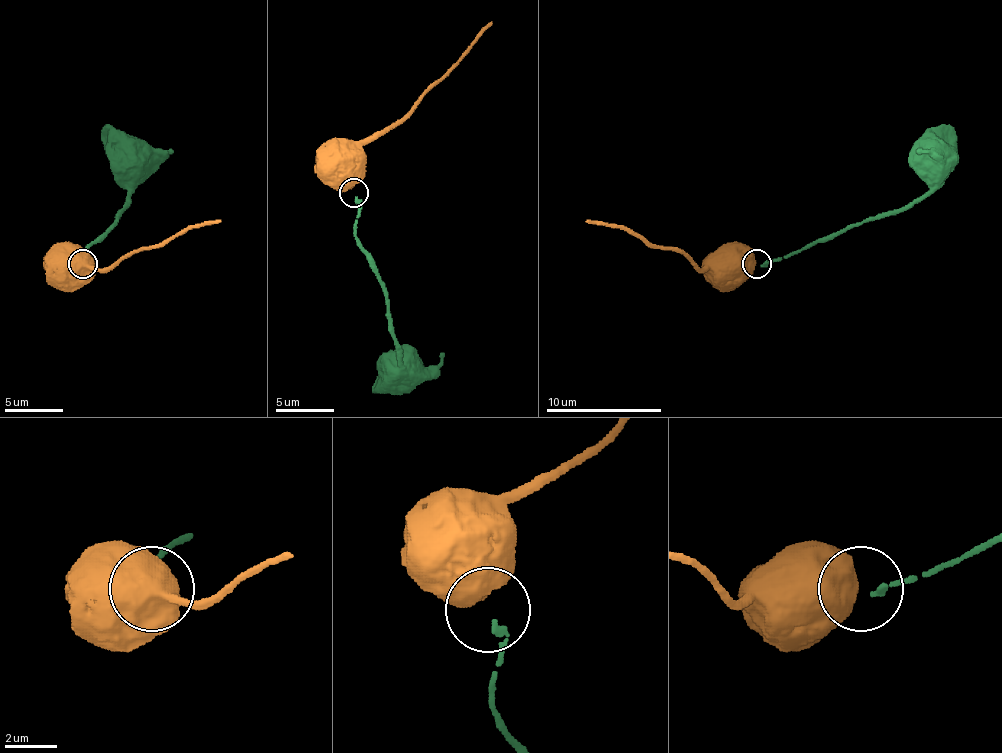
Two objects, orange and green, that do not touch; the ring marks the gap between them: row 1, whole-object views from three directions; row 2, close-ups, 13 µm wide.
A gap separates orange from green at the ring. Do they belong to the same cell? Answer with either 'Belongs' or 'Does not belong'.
Does not belong

